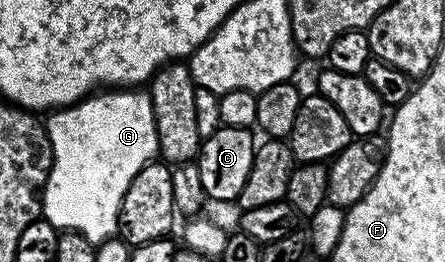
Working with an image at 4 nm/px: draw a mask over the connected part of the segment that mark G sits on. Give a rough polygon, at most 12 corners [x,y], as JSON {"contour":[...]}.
{"contour":[[149,94],[55,110],[41,218],[93,245],[159,154]]}

